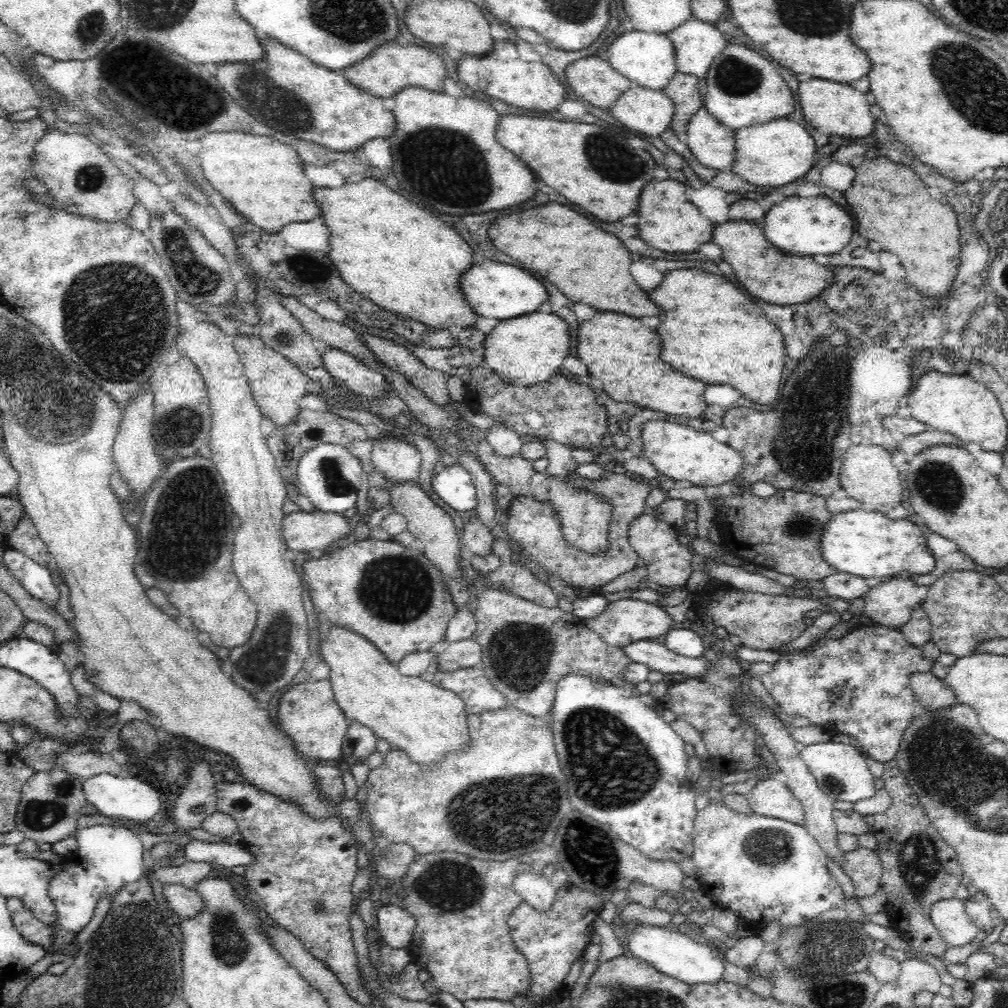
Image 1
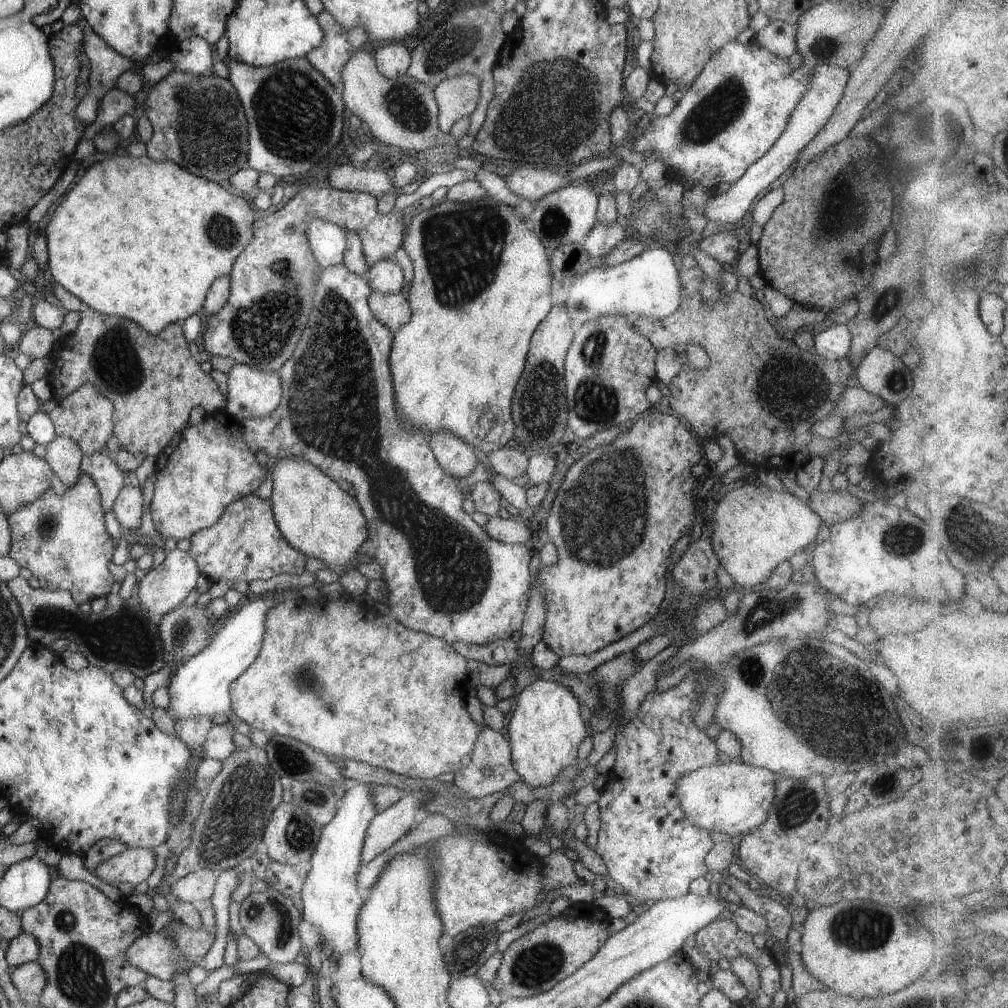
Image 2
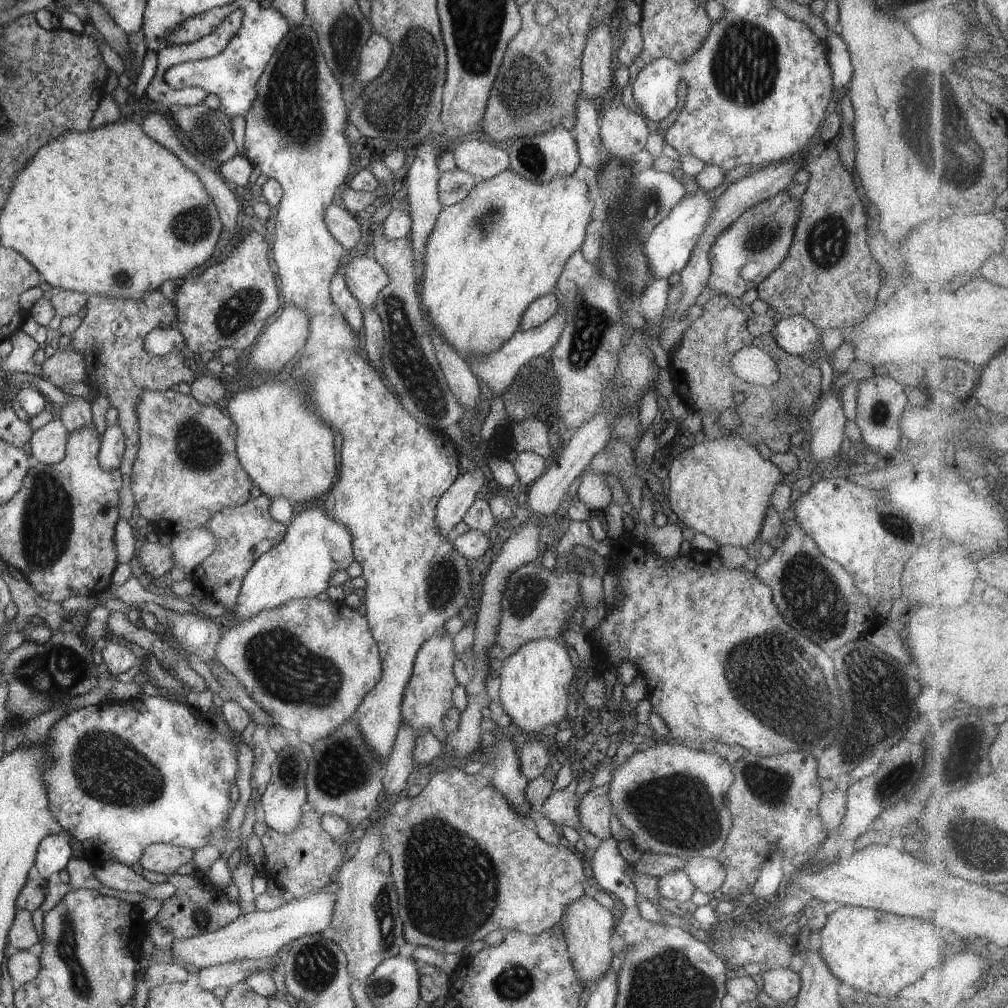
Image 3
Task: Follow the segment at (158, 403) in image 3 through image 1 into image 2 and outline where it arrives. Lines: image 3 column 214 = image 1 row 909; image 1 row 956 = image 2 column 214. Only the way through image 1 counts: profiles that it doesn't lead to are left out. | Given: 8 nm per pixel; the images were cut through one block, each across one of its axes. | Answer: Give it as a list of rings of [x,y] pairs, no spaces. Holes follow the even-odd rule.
[[[225,412],[206,414],[201,423],[186,423],[181,430],[171,436],[165,448],[155,457],[155,481],[149,502],[151,522],[162,539],[181,540],[197,530],[211,527],[219,519],[220,513],[234,500],[247,494],[254,494],[268,473],[268,466],[255,461],[251,448],[247,448],[238,420]]]

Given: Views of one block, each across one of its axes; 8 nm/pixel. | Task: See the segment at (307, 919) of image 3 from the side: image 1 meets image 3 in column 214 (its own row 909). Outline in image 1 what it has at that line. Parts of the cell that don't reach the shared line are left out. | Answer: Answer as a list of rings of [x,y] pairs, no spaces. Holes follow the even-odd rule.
[[[956,896],[934,902],[930,910],[930,920],[947,947],[969,944],[979,931],[967,915],[962,901]]]

